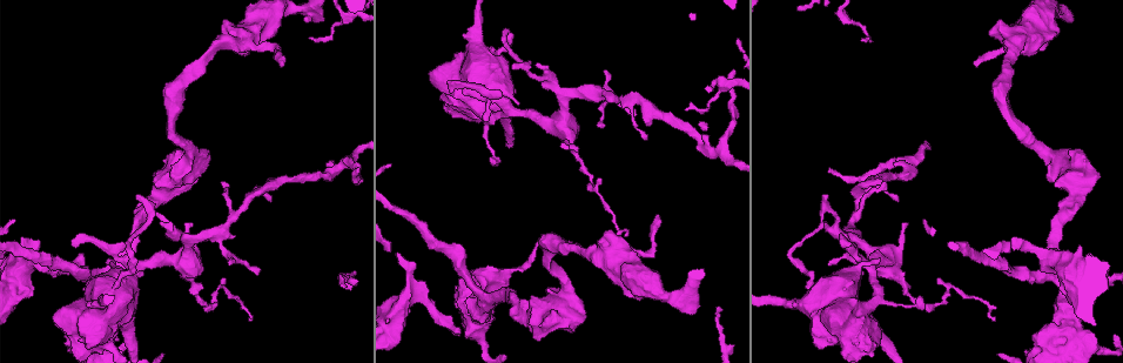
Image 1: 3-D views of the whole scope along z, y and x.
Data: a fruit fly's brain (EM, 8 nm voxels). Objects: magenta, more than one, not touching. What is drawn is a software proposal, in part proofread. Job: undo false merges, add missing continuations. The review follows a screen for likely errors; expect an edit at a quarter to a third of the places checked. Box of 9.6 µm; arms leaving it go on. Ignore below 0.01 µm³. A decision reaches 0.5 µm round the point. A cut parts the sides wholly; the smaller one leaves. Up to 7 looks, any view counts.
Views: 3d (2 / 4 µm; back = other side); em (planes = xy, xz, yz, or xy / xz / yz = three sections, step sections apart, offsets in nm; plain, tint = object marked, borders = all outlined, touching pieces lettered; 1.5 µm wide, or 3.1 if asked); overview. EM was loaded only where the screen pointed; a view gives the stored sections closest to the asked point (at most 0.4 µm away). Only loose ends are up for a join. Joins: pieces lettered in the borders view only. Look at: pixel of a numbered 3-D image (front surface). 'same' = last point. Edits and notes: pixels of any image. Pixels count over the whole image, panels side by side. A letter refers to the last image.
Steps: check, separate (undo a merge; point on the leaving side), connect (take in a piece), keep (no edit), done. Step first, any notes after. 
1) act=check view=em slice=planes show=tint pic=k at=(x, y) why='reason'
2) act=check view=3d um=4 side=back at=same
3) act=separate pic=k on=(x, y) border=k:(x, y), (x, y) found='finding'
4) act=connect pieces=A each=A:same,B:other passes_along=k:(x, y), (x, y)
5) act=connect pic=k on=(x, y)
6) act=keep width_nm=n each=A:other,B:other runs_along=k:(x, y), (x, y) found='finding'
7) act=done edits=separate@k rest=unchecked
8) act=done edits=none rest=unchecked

act=check view=3d um=2 pic=1 at=(1091, 254)

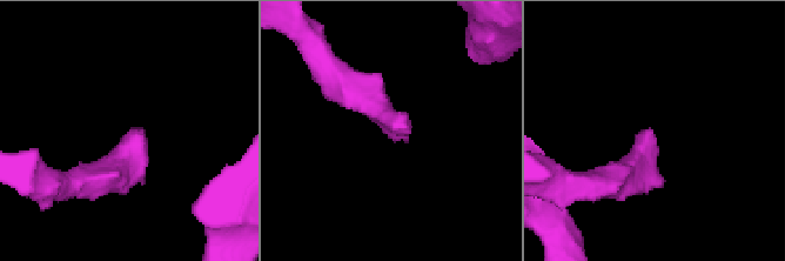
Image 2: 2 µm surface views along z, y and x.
act=check view=em slice=xz step=8 show=tint pic=2 at=(652, 130) why='need the tissue'

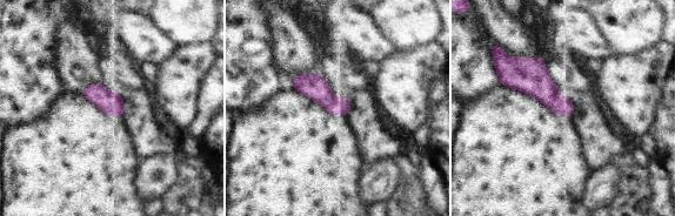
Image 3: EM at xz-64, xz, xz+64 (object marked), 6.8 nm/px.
act=check view=em slice=planes show=borders at=same why='another direction'

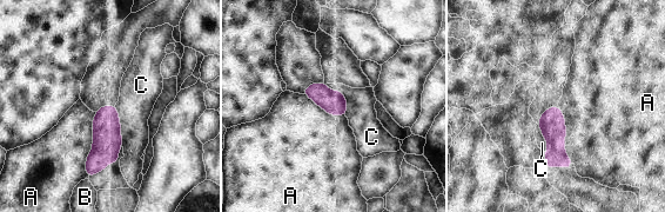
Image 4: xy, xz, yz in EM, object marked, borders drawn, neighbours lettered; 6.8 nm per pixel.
act=connect pieces=C width_nm=130 each=A:other,B:other,C:same passes_along=4:(334, 103), (343, 95), (361, 113) found='it goes on there'

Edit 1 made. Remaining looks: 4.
act=check view=3d um=2 pic=1 at=(907, 224) why='an open end'

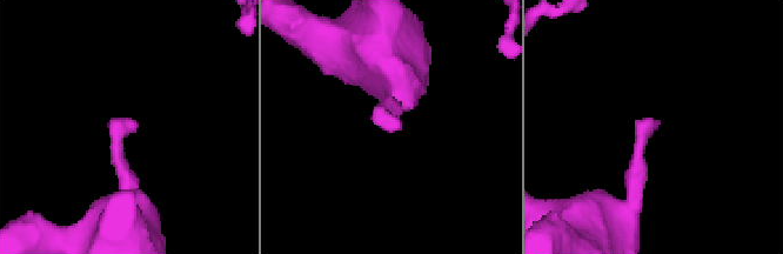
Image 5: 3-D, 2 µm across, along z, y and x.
act=check view=em slice=planes show=borders pic=5 at=(138, 122) why='need the tissue'

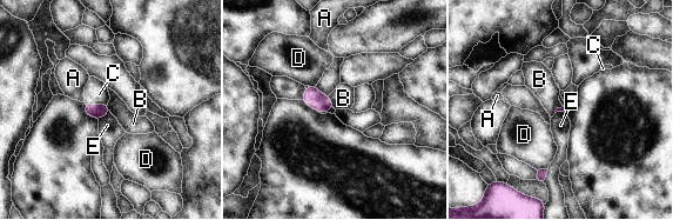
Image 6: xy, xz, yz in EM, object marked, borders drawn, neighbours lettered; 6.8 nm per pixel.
act=connect pieces=C each=A:other,B:other,C:same,D:other,E:other found='the neuron continues'

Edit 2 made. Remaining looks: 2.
act=done edits=connect@4,connect@6 rest=unchecked

